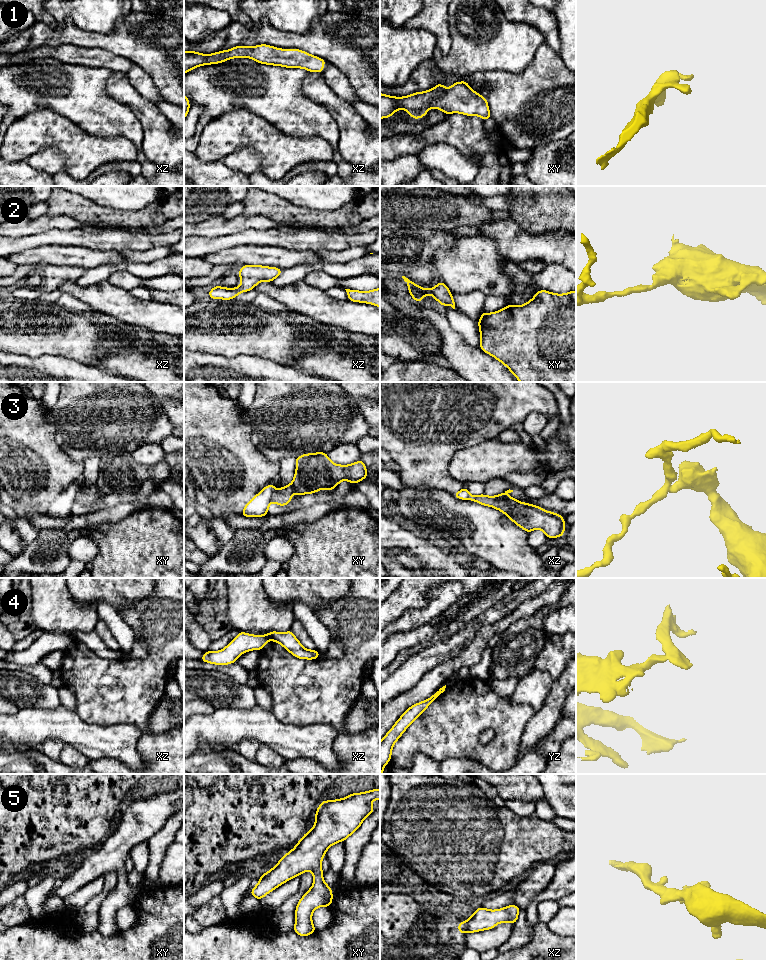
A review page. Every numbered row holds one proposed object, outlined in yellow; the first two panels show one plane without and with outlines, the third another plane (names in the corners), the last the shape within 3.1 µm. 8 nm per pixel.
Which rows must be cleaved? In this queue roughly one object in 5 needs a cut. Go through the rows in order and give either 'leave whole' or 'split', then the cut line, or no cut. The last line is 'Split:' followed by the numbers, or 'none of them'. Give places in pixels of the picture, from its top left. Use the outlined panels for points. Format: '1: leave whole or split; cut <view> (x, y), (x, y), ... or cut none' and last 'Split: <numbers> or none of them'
1: leave whole; cut none
2: leave whole; cut none
3: split; cut xy (276, 490), (271, 500)
4: split; cut xz (267, 634), (270, 639)
5: leave whole; cut none
Split: 3, 4

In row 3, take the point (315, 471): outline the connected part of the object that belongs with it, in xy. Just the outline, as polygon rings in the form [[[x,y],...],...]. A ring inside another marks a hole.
[[[318,452],[296,457],[296,472],[291,484],[280,487],[272,501],[279,506],[290,503],[293,494],[311,494],[322,489],[330,492],[343,480],[352,484],[367,478],[367,469],[363,460],[349,465],[333,463],[327,453]]]

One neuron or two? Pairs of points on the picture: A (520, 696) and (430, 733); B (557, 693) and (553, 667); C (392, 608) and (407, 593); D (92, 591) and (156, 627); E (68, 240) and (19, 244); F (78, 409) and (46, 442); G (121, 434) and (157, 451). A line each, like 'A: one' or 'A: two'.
A: two
B: two
C: one
D: two
E: one
F: two
G: two

